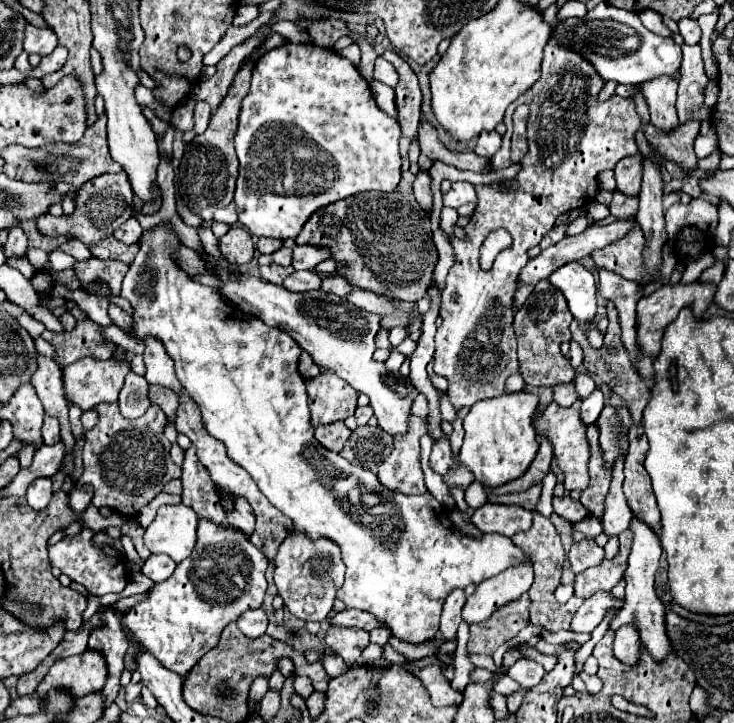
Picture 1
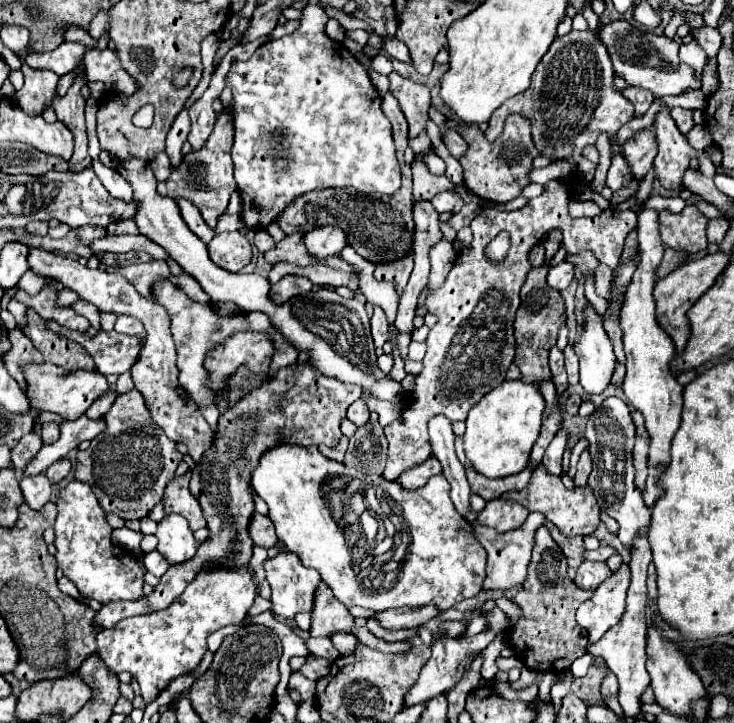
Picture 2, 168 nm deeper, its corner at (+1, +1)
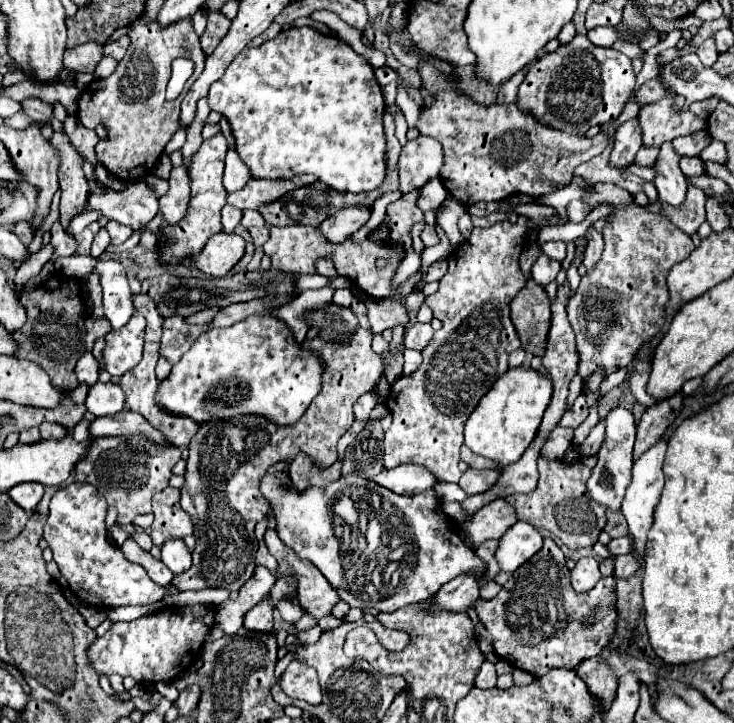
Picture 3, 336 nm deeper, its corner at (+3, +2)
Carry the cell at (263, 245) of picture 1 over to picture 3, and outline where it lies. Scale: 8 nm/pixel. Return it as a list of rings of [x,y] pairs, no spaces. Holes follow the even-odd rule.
[[[249,227],[249,233],[255,247],[261,247],[269,239],[269,227]]]

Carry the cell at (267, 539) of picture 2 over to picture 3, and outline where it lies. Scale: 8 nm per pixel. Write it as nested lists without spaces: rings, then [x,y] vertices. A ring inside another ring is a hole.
[[[267,529],[265,543],[271,555],[277,559],[275,577],[295,577],[299,603],[309,615],[321,619],[331,613],[333,605],[339,601],[337,591],[329,587],[323,573],[307,559],[299,559],[291,547],[287,547],[273,529]]]

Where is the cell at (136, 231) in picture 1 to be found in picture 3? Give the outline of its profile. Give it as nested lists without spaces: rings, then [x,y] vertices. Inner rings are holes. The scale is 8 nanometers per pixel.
[[[109,221],[105,229],[109,231],[109,235],[111,235],[111,243],[113,243],[113,245],[121,245],[121,243],[125,243],[125,241],[131,237],[131,233],[133,233],[129,227],[125,227],[125,225],[117,223],[117,221]]]

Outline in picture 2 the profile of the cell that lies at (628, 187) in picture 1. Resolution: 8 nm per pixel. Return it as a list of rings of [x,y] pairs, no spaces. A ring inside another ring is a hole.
[[[653,128],[637,132],[631,140],[623,144],[625,162],[631,168],[631,174],[637,182],[641,182],[649,172],[649,168],[653,166],[655,154],[657,154],[657,144],[655,144]]]

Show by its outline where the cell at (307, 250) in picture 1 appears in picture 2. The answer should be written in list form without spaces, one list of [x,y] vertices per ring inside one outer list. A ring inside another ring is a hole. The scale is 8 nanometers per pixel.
[[[315,228],[315,232],[307,232],[307,236],[303,240],[305,240],[307,252],[317,262],[323,262],[325,258],[335,256],[347,244],[347,240],[345,240],[343,232],[339,232],[339,228]]]

